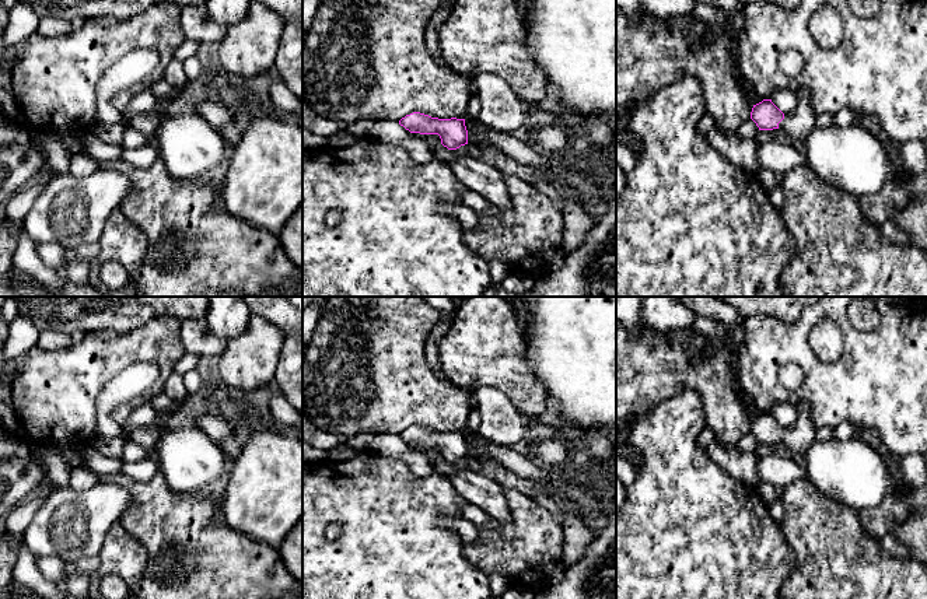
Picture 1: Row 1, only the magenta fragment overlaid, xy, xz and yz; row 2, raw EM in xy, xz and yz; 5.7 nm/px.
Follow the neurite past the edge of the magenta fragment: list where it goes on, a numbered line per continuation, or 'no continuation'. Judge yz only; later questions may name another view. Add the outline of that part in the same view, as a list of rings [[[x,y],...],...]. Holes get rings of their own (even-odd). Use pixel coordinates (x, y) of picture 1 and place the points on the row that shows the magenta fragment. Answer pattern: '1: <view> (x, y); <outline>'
1: yz (801, 121); [[[801,99],[798,106],[779,123],[793,139],[794,146],[801,147],[808,133],[815,129],[816,113],[811,105]]]

